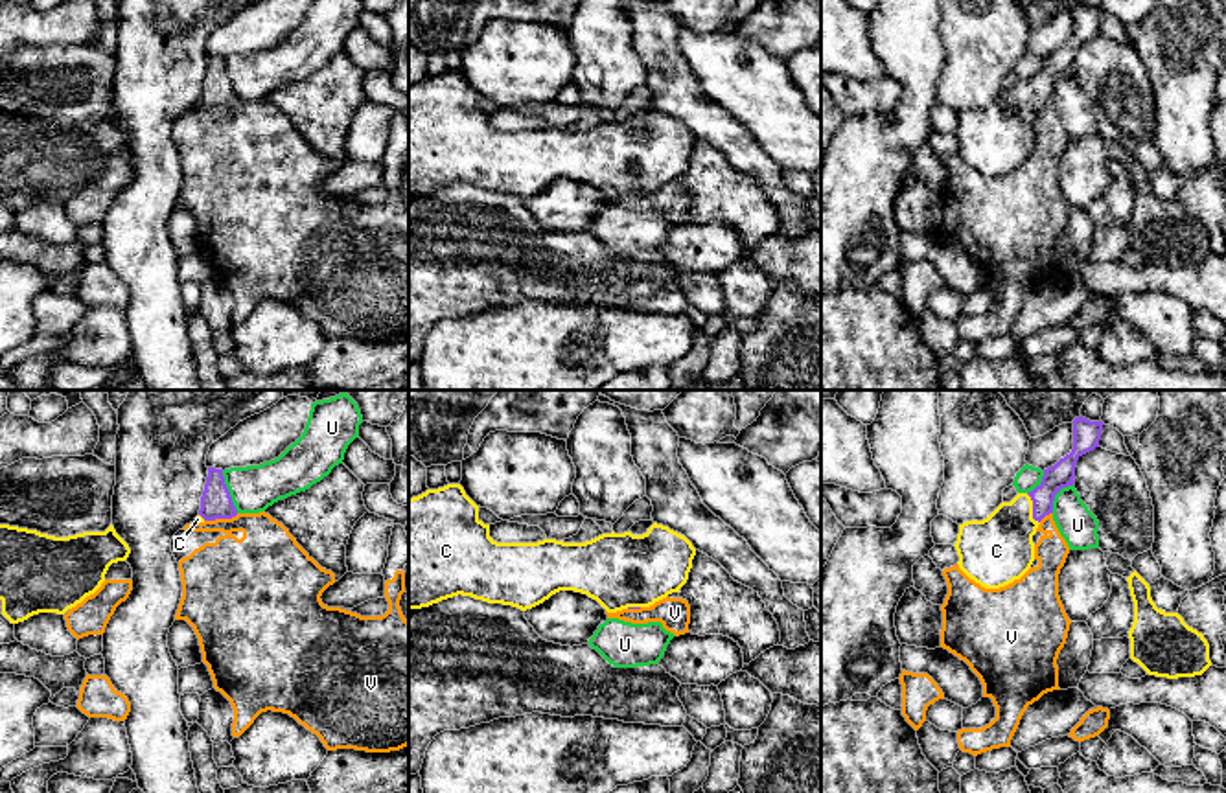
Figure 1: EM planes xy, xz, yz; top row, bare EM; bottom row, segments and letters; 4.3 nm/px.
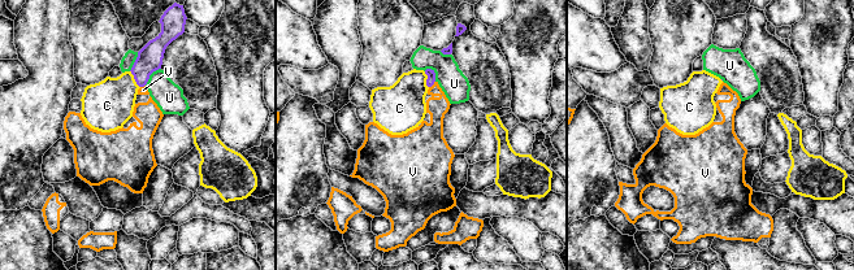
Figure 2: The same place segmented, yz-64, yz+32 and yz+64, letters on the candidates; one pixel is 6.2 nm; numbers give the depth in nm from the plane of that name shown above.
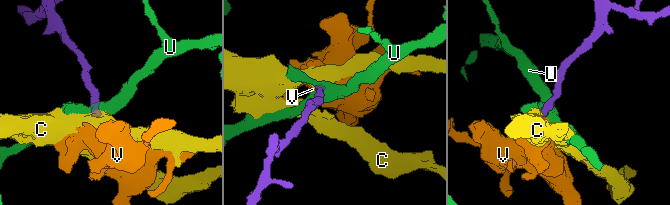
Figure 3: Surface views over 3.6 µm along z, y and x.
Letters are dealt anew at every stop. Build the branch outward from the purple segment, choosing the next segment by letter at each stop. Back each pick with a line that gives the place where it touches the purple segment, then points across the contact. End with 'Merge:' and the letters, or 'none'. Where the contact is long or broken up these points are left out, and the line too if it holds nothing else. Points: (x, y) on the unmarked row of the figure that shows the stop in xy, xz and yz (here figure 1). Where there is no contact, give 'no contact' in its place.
C: contact yz (1033, 96); way yz (1061, 63), (1033, 96), (996, 138)
Merge: C

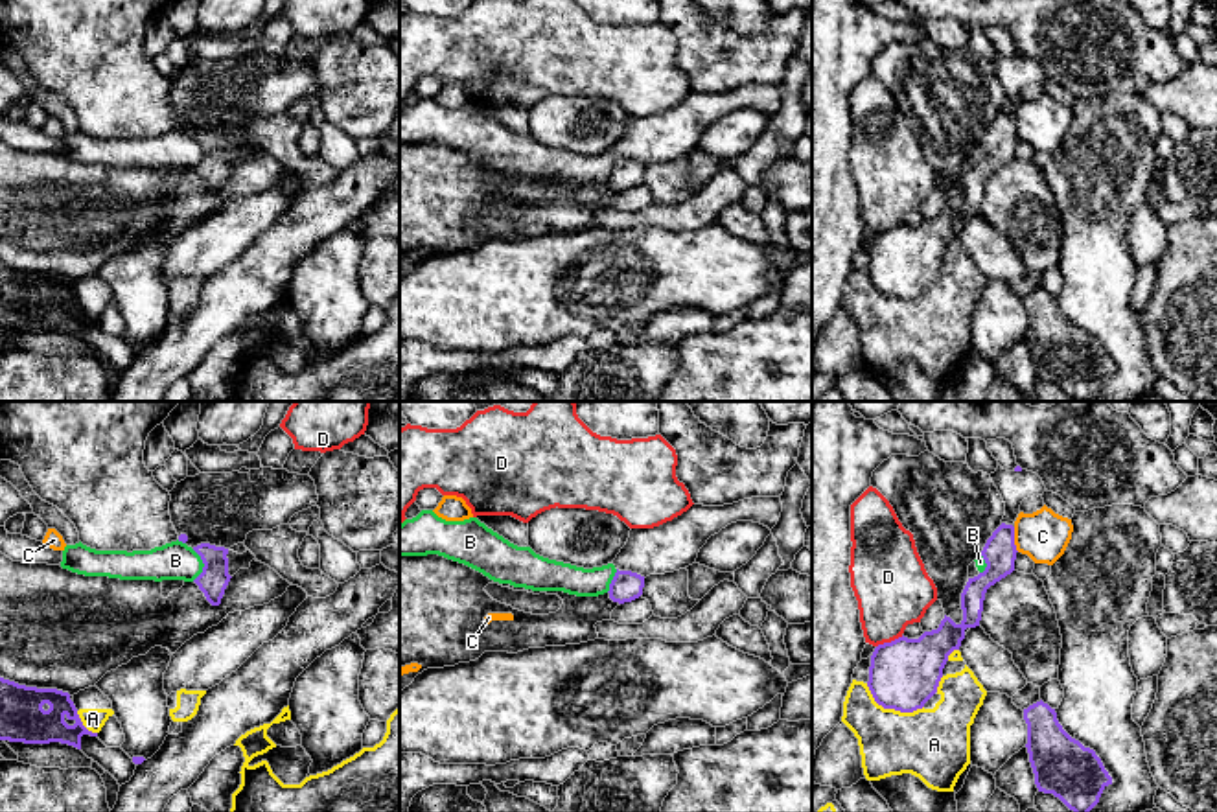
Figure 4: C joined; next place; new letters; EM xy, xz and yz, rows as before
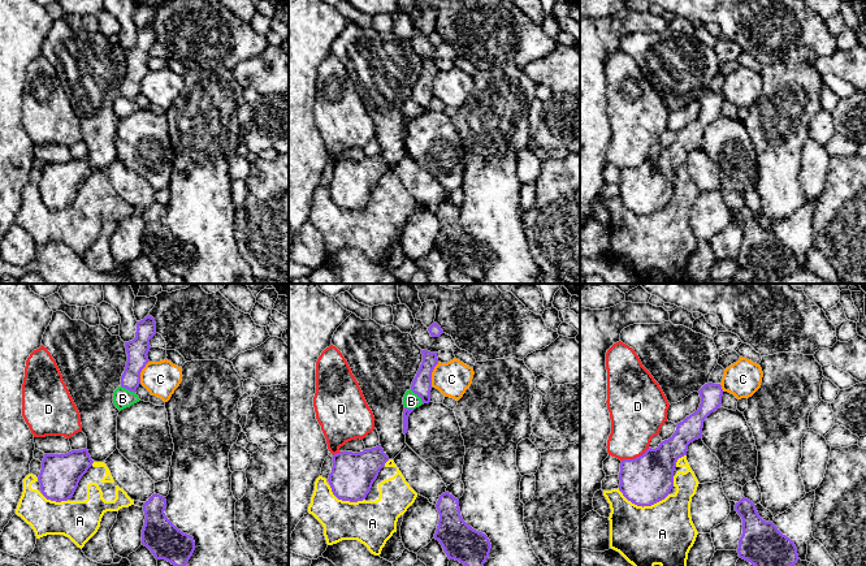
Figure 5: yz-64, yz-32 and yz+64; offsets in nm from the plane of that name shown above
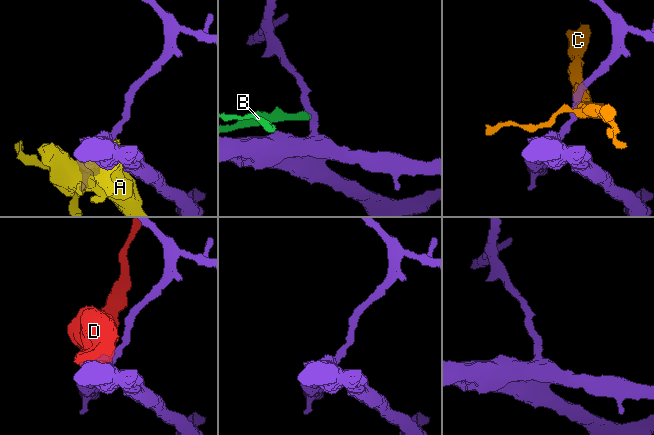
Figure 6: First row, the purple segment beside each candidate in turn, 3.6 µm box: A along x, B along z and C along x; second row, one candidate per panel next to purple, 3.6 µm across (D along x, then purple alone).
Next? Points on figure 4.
Merge: none

